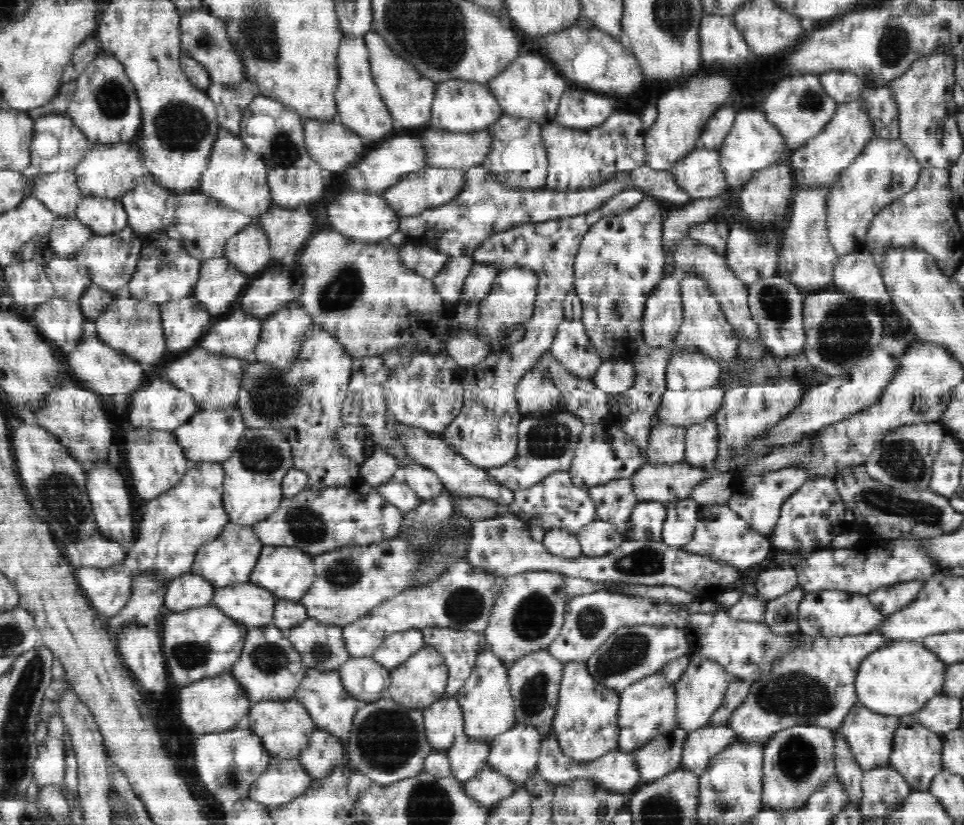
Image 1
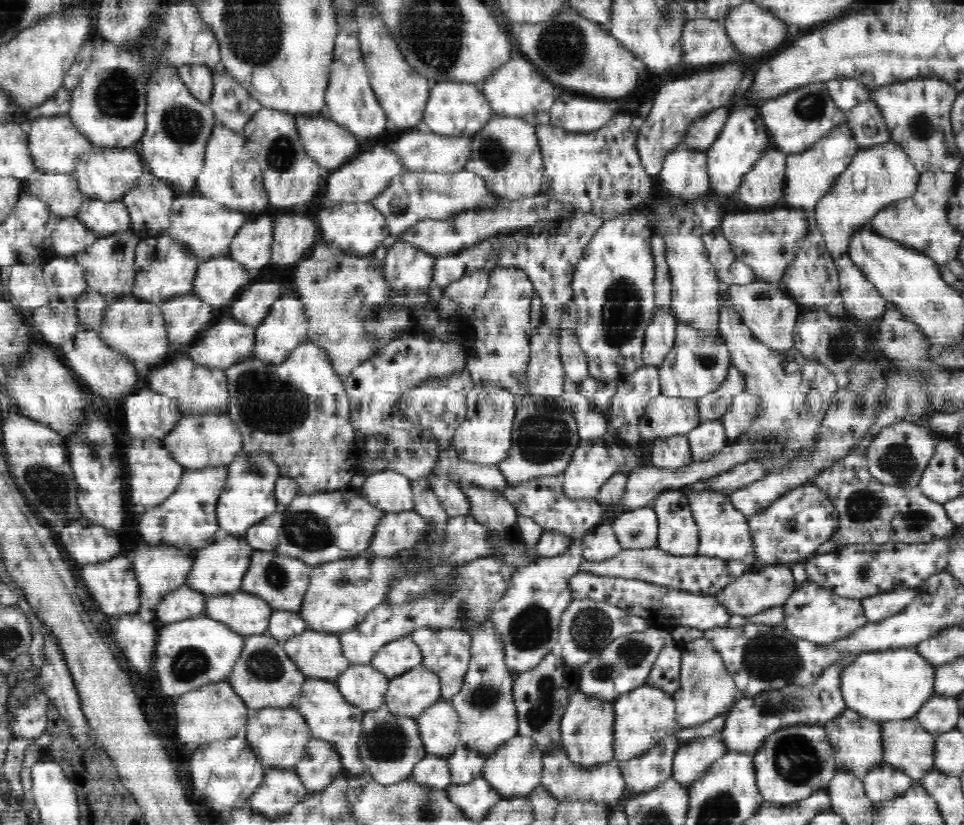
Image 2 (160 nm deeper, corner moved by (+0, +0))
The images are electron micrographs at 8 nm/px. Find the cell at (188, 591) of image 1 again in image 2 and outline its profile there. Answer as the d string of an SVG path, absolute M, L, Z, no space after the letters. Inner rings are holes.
M183 583L178 590L170 591L154 609L155 616L162 624L178 622L180 619L194 618L205 612L207 596L201 591Z

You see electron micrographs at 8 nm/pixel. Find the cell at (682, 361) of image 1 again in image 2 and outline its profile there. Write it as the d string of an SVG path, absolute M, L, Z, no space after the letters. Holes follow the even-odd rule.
M677 324L677 333L674 346L668 352L659 369L661 394L686 400L695 400L714 392L718 386L726 381L726 376L731 368L730 351L721 332L702 330Z

